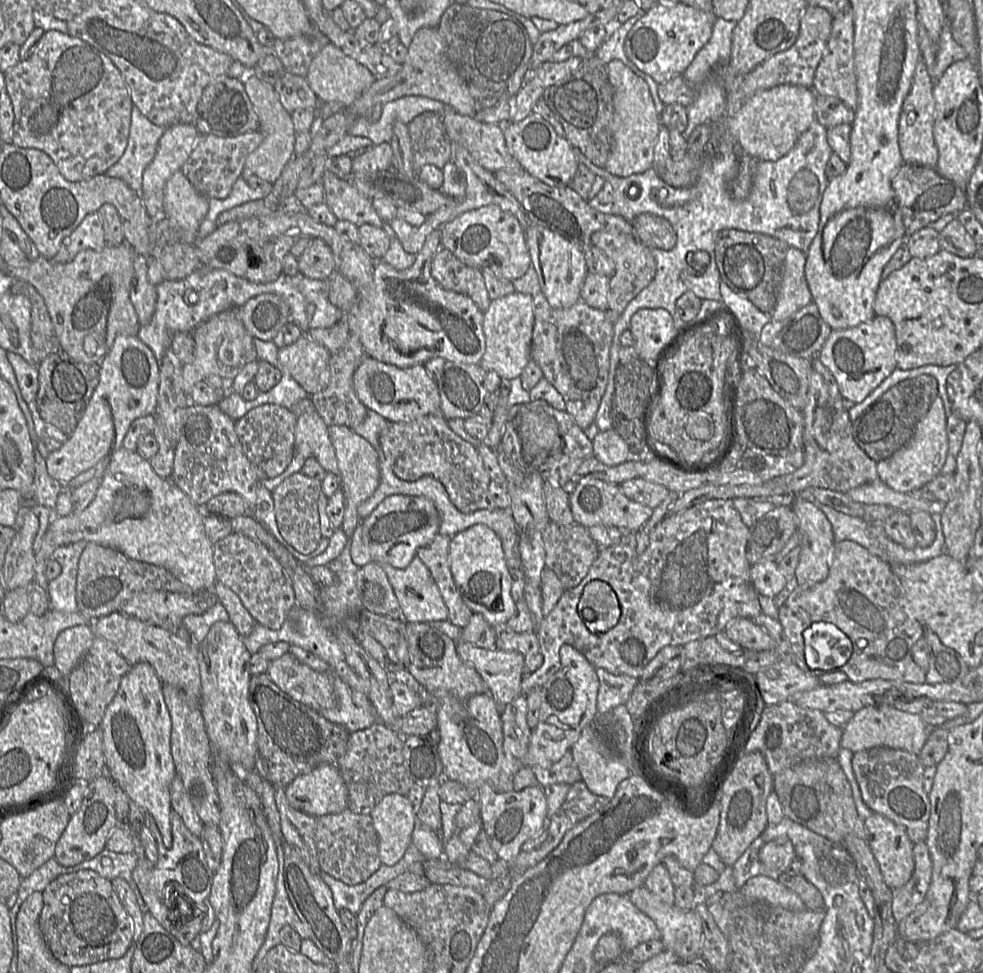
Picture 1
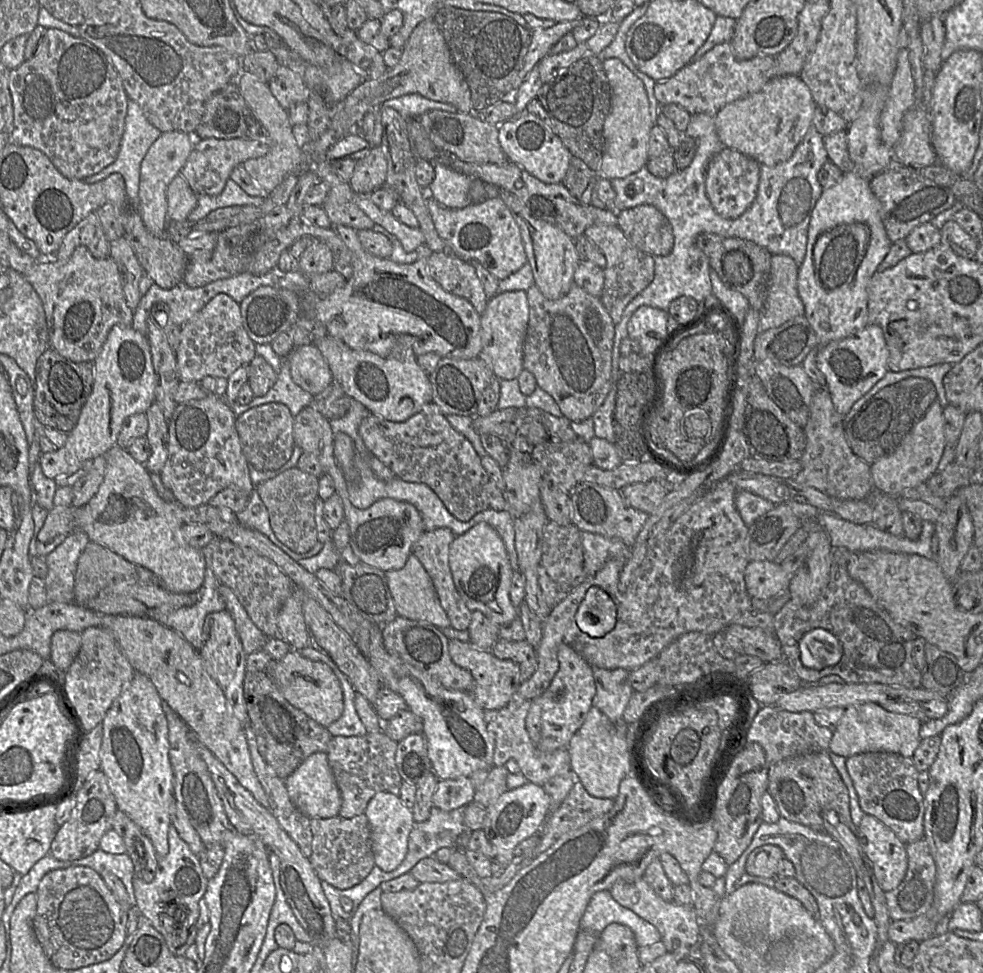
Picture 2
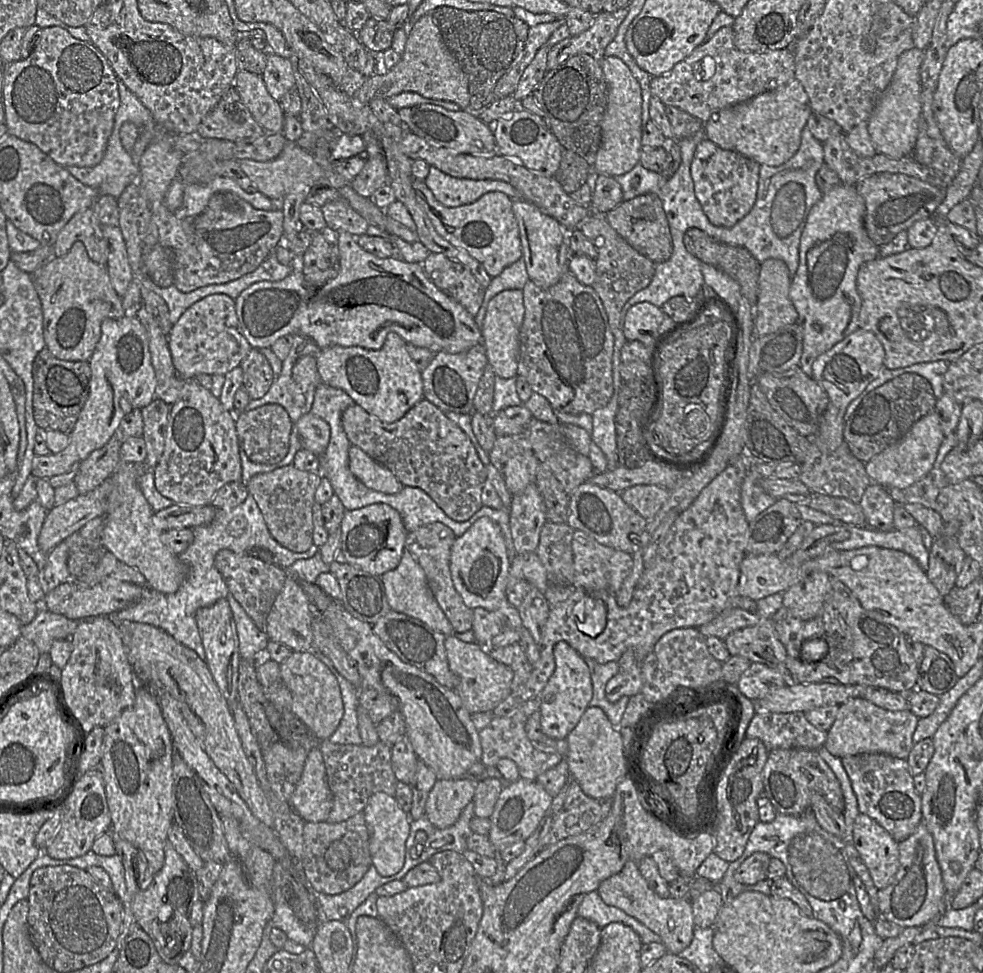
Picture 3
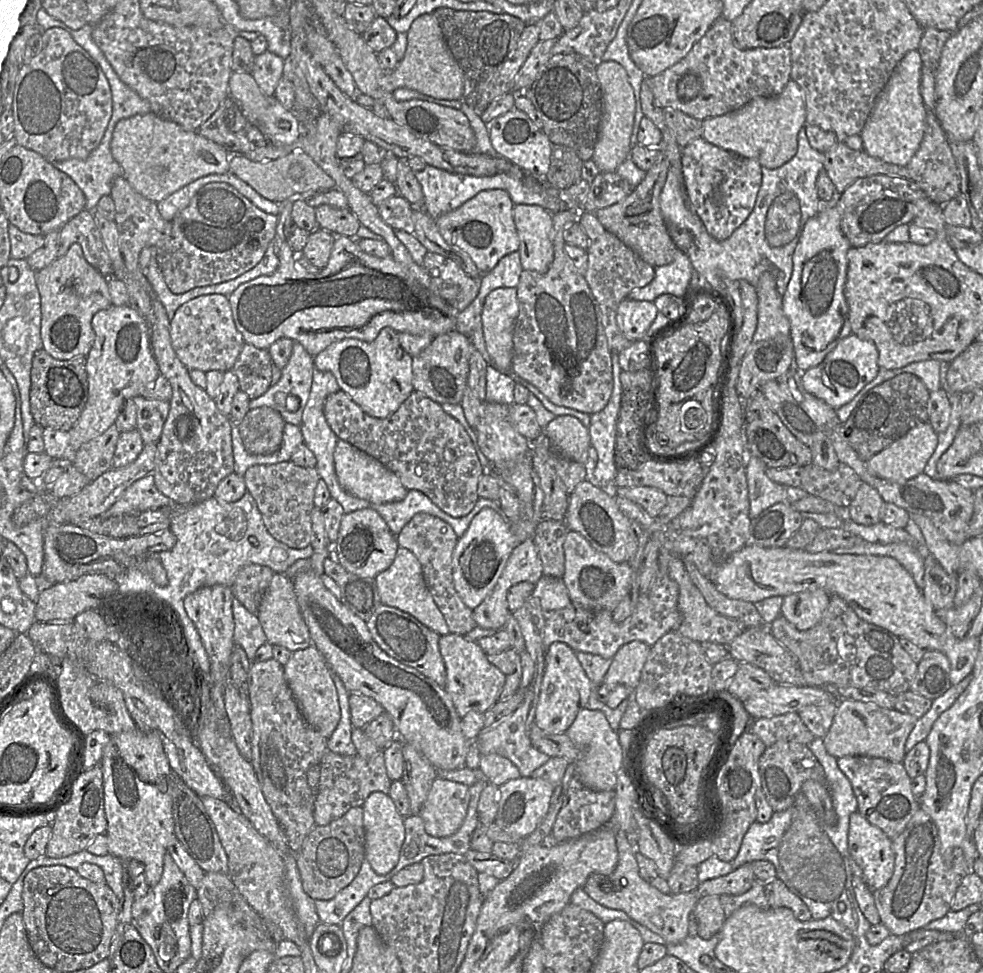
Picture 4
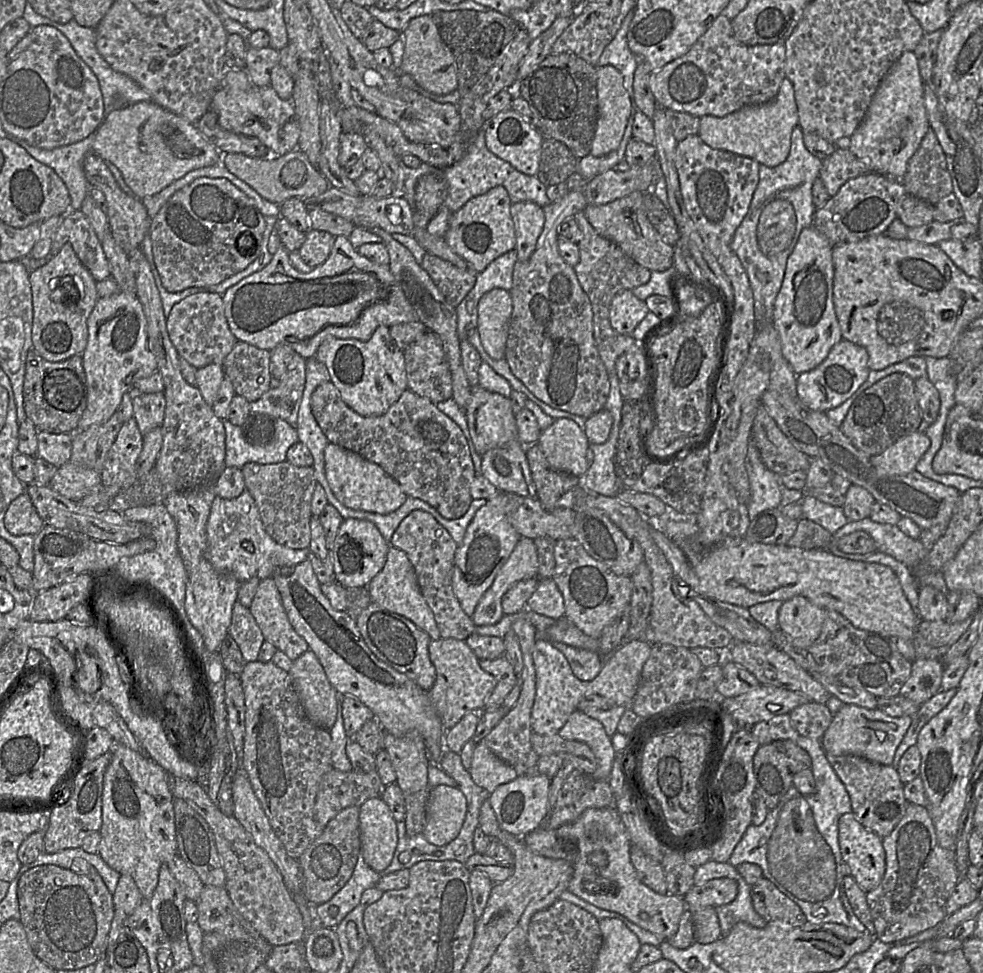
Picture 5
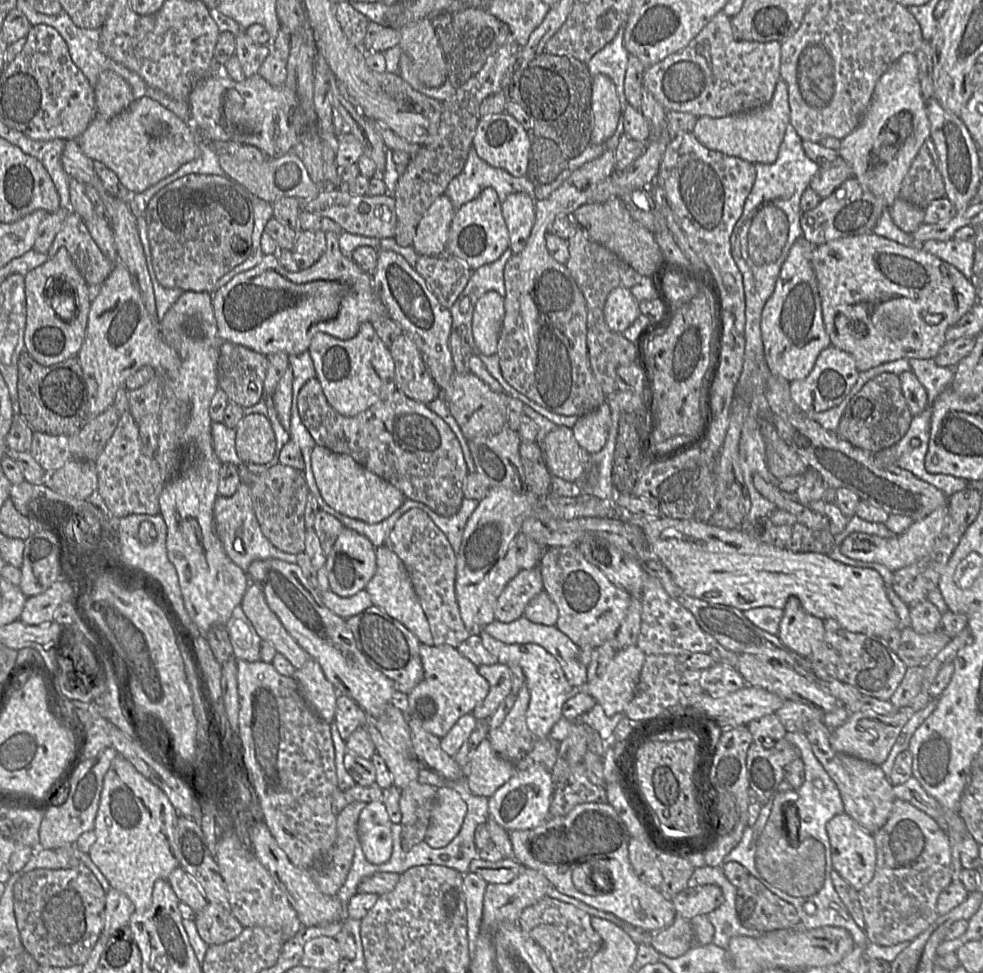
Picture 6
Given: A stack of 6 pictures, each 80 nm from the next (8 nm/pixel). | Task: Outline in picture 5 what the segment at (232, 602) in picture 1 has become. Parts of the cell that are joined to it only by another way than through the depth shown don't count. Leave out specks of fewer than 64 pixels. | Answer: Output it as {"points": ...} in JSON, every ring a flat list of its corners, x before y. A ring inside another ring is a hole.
{"points":[[238,600,232,609,228,633,239,646,246,662,258,660,258,654,265,639,249,608,243,606]]}

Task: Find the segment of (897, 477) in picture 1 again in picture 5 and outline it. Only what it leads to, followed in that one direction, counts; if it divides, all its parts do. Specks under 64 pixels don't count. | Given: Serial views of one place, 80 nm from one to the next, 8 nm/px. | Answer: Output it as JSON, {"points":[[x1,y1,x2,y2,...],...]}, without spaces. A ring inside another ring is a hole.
{"points":[[917,430,898,439,883,452,871,456,870,462,881,475,905,475,915,471,930,443,925,432]]}

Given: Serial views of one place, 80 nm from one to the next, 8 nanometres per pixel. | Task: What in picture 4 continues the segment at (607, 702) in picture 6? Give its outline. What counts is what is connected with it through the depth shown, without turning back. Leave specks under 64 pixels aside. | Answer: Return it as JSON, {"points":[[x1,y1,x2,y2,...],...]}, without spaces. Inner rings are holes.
{"points":[[631,641,622,645,611,659,602,684,607,686,624,685,635,689,649,651,650,646,641,641]]}

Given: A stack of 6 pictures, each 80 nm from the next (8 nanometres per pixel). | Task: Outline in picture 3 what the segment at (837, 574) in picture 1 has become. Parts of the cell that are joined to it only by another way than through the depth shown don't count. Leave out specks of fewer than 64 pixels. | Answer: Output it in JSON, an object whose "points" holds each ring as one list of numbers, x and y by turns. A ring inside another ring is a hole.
{"points":[[830,578,829,591,813,619,796,619,783,606,771,619,775,633,786,649,786,666,794,682,821,683,833,677,842,685,883,688,896,693,915,689,919,666,907,647,908,638,896,627,876,619,873,613,863,609,851,590,837,579],[811,639,824,640,828,645,826,655,812,663,801,657,802,644]]}

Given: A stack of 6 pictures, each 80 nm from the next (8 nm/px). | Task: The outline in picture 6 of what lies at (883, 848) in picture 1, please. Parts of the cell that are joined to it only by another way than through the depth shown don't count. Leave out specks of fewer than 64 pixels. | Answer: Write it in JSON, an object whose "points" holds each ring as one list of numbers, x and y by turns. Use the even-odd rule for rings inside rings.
{"points":[[845,813,834,816,826,824,826,831,830,840,834,871,857,891,861,890,872,880,876,869,877,856,873,835,861,828,853,818]]}

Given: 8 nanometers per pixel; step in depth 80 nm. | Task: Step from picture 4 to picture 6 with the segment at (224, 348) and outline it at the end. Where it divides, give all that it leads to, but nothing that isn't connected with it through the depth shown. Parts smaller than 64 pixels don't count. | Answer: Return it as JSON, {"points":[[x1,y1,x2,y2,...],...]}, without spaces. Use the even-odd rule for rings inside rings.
{"points":[[184,292,159,321,159,329,166,343,178,352,181,359,186,357,188,348,195,341,203,341,218,350,224,343,218,334,212,293]]}

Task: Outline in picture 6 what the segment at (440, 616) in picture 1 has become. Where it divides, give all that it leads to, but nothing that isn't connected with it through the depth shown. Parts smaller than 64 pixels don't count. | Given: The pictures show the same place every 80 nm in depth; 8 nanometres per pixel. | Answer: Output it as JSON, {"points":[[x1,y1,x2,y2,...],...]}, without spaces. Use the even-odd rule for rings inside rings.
{"points":[[383,545,376,548,376,565,375,574,365,588,373,604,400,621,421,643,434,645,427,617,415,593,403,561,397,554]]}

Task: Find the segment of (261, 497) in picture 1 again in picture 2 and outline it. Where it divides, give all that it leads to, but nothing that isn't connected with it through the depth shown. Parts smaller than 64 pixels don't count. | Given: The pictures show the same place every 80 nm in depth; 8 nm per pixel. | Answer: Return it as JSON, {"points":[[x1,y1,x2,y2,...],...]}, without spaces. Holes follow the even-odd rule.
{"points":[[255,490,249,496,247,507,242,512,235,514,242,525,261,532,289,557,296,561,311,558,317,555,323,549,324,544,317,542,311,550,301,554,292,551,285,544,283,544,273,532,270,525,268,511,259,494]]}

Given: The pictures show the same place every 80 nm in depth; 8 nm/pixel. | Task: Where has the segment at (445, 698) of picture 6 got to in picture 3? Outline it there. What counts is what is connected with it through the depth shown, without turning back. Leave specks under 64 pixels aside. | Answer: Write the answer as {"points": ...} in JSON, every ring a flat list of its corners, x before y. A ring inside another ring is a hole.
{"points":[[453,634,445,637,444,647,449,669,459,678,458,685,451,690,460,697,464,707,471,714,492,711,511,693,513,671,491,658,488,649,476,642,463,642]]}

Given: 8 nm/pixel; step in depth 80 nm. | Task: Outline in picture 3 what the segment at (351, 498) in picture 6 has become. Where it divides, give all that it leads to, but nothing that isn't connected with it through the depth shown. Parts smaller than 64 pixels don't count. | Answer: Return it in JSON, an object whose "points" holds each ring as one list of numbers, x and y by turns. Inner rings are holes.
{"points":[[354,445,349,448,349,469,366,487,378,492,396,494,404,487,387,467]]}

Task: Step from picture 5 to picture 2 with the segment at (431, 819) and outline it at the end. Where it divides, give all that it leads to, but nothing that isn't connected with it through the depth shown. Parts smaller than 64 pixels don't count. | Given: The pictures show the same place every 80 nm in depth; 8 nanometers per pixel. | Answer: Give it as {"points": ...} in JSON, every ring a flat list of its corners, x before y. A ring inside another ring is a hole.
{"points":[[468,777,439,780,432,797,433,806,451,811,473,801,475,788]]}

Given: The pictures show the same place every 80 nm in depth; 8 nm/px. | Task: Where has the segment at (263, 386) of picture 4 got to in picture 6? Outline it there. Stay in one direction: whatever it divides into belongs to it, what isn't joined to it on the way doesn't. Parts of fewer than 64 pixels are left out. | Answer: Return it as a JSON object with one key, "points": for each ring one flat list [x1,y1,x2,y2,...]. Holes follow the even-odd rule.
{"points":[[224,342,218,352,218,387,226,393,229,402,243,408,259,403,264,398,267,356,230,342]]}

